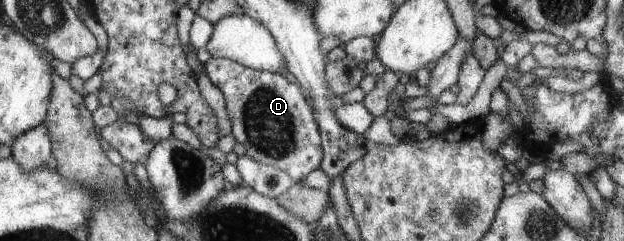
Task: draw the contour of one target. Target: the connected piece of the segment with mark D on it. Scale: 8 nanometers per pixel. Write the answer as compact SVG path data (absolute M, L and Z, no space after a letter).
M209 58L204 67L209 80L225 97L227 114L233 125L232 134L237 143L246 148L245 157L285 172L295 183L299 183L309 173L321 168L322 160L325 158L321 130L318 128L313 109L307 104L299 85L288 82L281 74L248 68L227 58Z

